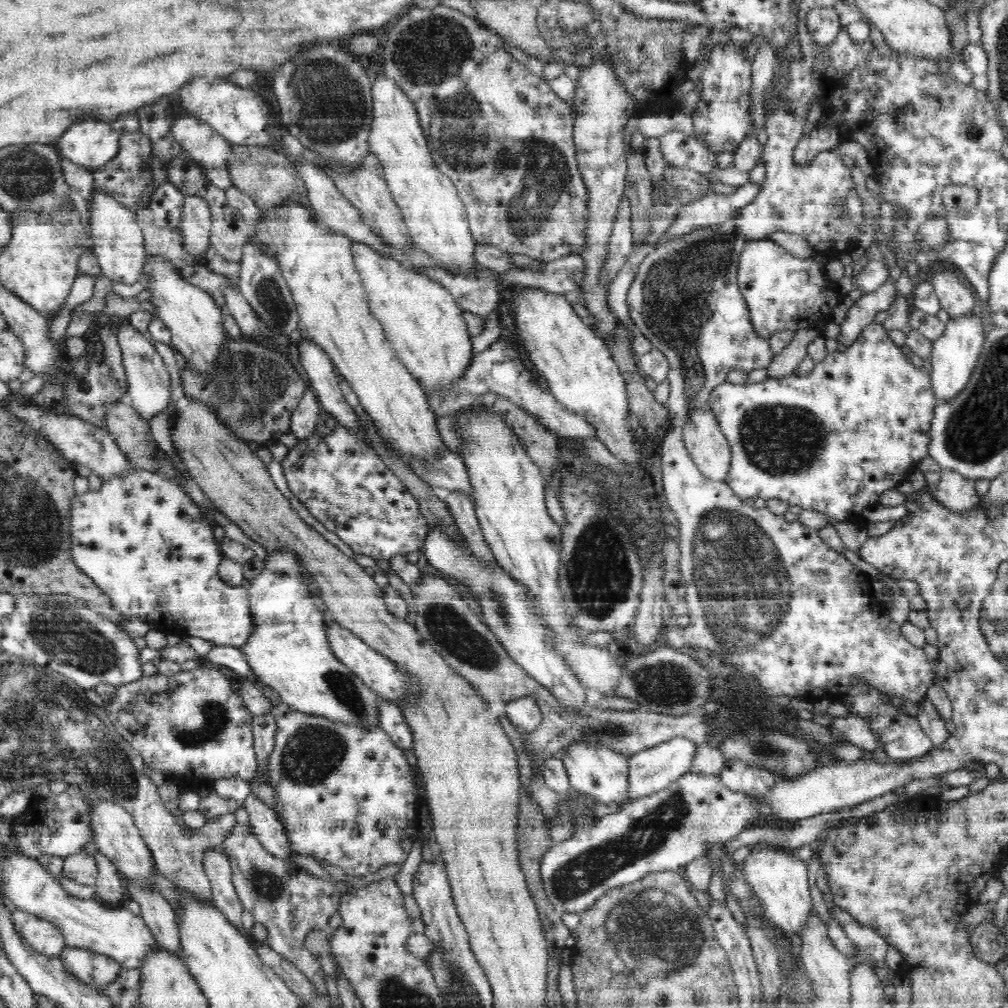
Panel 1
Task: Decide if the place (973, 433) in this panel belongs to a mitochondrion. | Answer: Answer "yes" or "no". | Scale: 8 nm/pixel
yes

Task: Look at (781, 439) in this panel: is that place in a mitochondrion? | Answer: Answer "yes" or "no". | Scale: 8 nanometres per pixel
yes

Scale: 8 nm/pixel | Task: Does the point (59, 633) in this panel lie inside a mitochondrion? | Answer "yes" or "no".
yes

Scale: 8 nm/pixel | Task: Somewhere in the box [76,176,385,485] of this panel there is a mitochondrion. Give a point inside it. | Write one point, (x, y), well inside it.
(258, 383)

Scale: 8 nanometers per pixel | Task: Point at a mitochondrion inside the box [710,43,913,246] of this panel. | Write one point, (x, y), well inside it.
(880, 72)

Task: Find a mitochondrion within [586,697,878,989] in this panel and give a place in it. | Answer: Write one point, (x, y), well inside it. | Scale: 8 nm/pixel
(652, 933)

